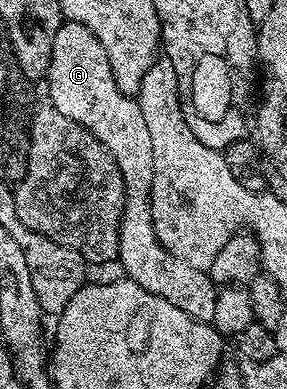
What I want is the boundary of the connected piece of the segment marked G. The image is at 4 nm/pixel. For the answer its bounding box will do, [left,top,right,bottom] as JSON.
[48,20,220,324]

